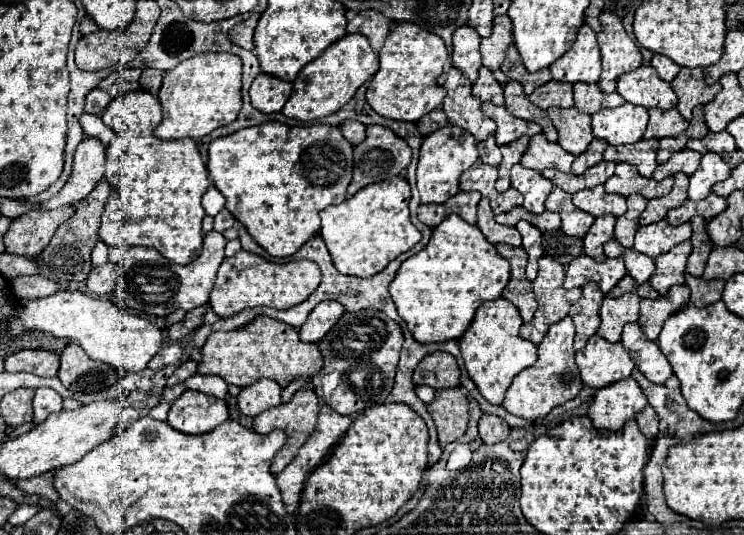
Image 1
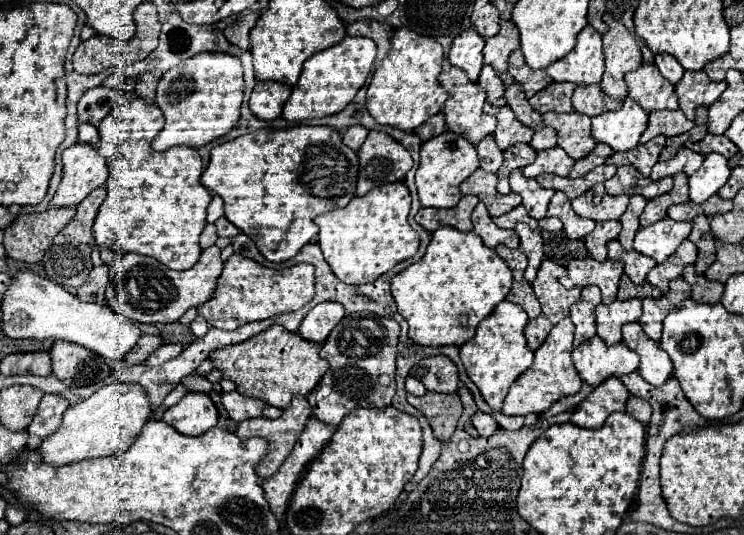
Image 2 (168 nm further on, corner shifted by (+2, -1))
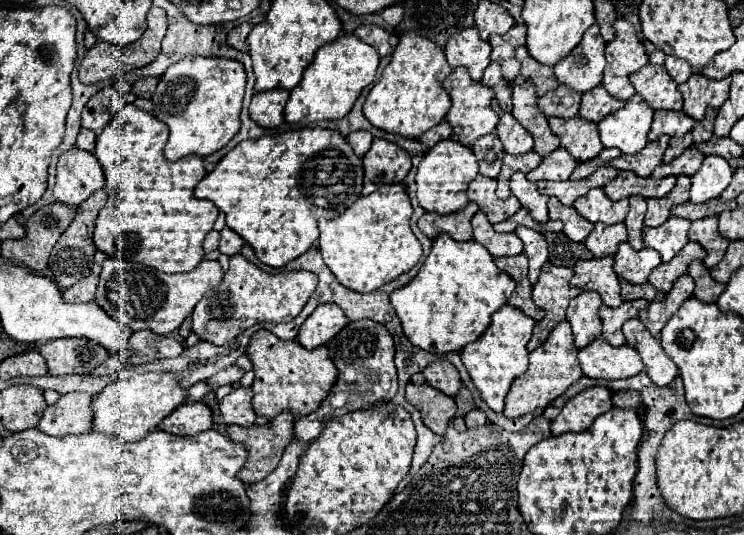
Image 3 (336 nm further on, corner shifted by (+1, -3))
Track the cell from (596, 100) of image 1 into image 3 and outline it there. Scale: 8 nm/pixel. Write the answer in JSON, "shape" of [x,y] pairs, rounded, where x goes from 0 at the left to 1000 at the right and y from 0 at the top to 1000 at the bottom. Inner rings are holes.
{"shape":[[[809,161],[796,164],[793,172],[782,176],[782,191],[780,191],[780,221],[796,224],[796,228],[806,228],[812,217],[833,206],[839,198],[836,187],[828,187],[825,179],[820,179]]]}

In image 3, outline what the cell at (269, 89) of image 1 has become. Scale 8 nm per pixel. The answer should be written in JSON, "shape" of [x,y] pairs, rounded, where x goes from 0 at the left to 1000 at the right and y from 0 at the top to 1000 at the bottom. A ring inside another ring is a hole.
{"shape":[[[358,168],[344,172],[336,191],[336,221],[352,239],[371,239],[382,228],[382,198],[387,187],[387,168]]]}

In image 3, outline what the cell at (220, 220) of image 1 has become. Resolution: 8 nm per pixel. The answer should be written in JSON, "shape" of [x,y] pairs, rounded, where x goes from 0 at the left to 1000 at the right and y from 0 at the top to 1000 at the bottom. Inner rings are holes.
{"shape":[[[301,426],[301,430],[296,434],[296,464],[293,464],[293,467],[296,467],[298,475],[315,479],[315,475],[323,471],[325,460],[328,460],[328,449],[325,449],[315,430]]]}

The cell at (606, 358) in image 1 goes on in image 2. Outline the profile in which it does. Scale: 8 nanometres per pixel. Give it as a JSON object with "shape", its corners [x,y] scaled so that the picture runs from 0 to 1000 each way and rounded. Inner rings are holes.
{"shape":[[[805,628],[792,632],[770,654],[770,677],[784,714],[797,725],[813,714],[819,703],[848,699],[859,688],[859,665],[837,639],[816,647]]]}

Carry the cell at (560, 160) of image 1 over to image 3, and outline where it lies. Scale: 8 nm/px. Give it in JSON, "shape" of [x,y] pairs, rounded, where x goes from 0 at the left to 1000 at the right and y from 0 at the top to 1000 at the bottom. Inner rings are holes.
{"shape":[[[750,277],[742,288],[728,295],[728,307],[718,314],[715,321],[707,325],[710,336],[723,340],[723,336],[763,336],[766,325],[774,314],[774,299],[761,277]]]}

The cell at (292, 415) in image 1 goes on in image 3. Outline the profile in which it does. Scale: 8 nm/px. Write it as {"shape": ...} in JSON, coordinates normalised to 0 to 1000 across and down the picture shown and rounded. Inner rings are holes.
{"shape":[[[379,770],[355,796],[341,793],[341,796],[309,796],[306,800],[309,822],[325,826],[333,841],[333,860],[331,860],[328,875],[323,879],[323,890],[320,890],[320,893],[325,893],[325,901],[331,901],[331,905],[349,901],[374,871],[384,834],[395,822],[395,785],[398,785],[398,778],[392,770]]]}

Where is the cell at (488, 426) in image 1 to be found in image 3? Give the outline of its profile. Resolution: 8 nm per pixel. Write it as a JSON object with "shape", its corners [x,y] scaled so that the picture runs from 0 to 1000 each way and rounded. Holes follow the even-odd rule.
{"shape":[[[634,766],[634,770],[629,770],[629,774],[624,778],[624,785],[626,785],[626,796],[629,796],[629,800],[648,800],[648,796],[653,796],[653,774],[651,774],[648,766]]]}

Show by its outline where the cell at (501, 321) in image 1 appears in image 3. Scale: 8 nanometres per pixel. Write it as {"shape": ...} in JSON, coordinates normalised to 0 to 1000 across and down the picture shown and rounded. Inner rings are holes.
{"shape":[[[677,568],[661,594],[661,606],[653,613],[653,621],[637,636],[634,643],[624,647],[618,665],[621,677],[640,721],[640,729],[645,733],[648,748],[664,766],[664,770],[675,770],[677,763],[677,744],[685,729],[685,718],[691,714],[691,707],[696,707],[699,699],[707,695],[710,688],[710,654],[707,643],[715,628],[715,613],[718,613],[718,598],[704,591],[699,579]]]}

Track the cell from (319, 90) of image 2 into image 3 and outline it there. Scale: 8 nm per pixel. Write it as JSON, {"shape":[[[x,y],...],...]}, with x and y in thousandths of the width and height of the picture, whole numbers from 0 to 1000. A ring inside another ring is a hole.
{"shape":[[[476,64],[470,67],[457,67],[446,82],[433,86],[417,123],[411,127],[403,157],[390,172],[390,183],[382,202],[382,221],[384,228],[392,232],[414,232],[427,228],[427,224],[454,224],[462,221],[484,172],[503,150],[505,131],[511,120],[511,101],[503,86],[495,86]]]}

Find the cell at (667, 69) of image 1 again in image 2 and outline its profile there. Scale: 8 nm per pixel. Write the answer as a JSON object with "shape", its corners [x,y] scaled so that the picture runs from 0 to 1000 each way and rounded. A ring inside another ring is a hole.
{"shape":[[[883,101],[880,108],[880,123],[886,127],[886,135],[902,153],[902,157],[910,157],[915,146],[918,146],[918,123],[902,105],[902,101]]]}

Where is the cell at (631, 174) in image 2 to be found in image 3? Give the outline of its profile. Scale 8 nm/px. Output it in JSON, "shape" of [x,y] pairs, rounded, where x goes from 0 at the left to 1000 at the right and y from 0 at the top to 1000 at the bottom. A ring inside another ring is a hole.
{"shape":[[[833,321],[823,340],[812,348],[812,359],[820,374],[836,374],[847,366],[866,366],[866,370],[887,370],[895,366],[909,344],[906,329],[895,329],[887,340],[876,333],[860,333],[852,321]]]}

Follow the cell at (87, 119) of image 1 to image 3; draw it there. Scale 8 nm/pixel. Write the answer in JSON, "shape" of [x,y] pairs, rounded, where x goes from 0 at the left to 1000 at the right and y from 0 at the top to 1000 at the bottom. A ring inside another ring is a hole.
{"shape":[[[110,239],[108,250],[105,250],[105,265],[102,265],[102,273],[110,277],[110,280],[116,280],[116,284],[124,284],[126,273],[129,273],[129,250],[126,250],[124,243]]]}

